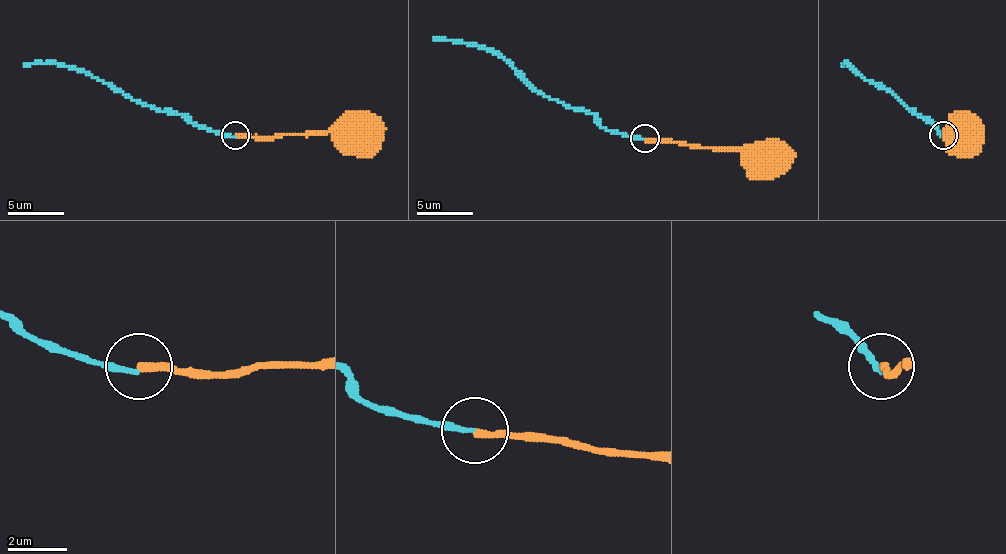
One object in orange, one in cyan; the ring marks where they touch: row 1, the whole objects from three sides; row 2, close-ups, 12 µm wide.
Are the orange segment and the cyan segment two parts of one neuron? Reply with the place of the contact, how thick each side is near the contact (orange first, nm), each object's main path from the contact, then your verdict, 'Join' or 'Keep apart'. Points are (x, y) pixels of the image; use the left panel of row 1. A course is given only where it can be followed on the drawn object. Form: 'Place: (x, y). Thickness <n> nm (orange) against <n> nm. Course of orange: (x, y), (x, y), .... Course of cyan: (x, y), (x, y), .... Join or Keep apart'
Place: (235, 135). Thickness 260 nm (orange) against 180 nm. Course of orange: (236, 134), (352, 134). Course of cyan: (236, 137), (199, 128), (182, 114), (157, 111), (86, 72), (55, 63), (24, 66). Keep apart

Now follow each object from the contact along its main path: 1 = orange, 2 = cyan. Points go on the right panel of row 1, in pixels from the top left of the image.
1: (943, 134), (957, 134)
2: (943, 137), (898, 97), (847, 63), (842, 66)

